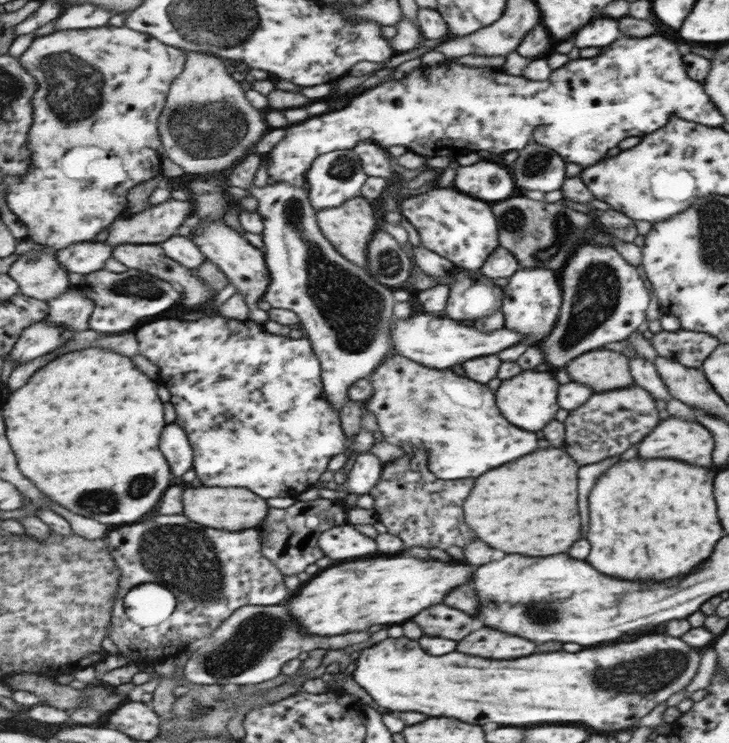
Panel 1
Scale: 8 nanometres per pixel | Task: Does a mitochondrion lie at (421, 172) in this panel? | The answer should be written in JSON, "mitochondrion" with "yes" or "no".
{"mitochondrion":"no"}

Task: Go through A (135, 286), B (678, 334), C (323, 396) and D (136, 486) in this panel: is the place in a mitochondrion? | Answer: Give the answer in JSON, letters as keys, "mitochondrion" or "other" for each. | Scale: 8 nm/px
{"A":"mitochondrion","B":"other","C":"other","D":"mitochondrion"}

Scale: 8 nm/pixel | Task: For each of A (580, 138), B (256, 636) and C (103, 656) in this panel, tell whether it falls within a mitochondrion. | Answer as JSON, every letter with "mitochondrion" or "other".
{"A":"other","B":"mitochondrion","C":"other"}

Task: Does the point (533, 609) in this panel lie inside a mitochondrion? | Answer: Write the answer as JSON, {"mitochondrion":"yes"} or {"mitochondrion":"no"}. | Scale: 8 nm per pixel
{"mitochondrion":"yes"}

